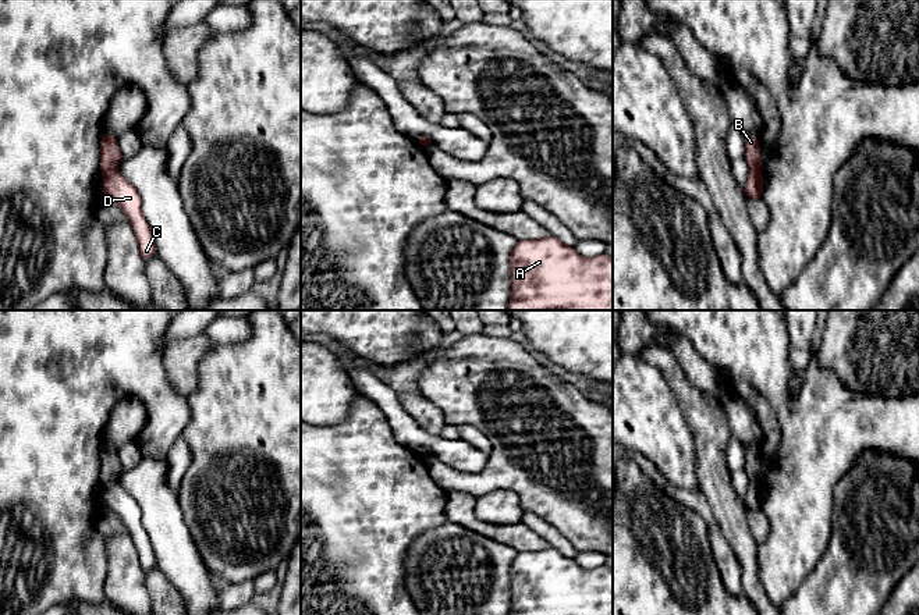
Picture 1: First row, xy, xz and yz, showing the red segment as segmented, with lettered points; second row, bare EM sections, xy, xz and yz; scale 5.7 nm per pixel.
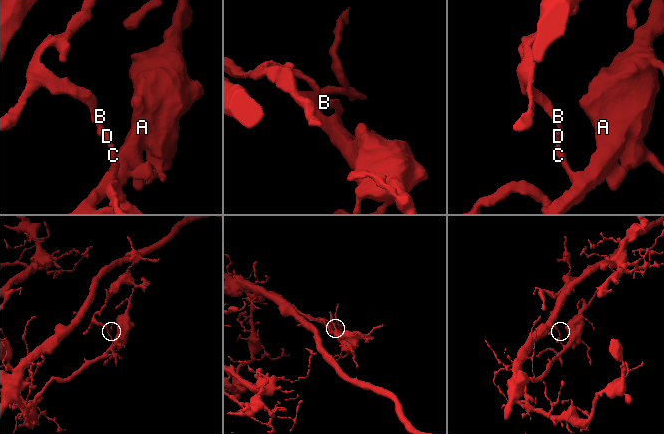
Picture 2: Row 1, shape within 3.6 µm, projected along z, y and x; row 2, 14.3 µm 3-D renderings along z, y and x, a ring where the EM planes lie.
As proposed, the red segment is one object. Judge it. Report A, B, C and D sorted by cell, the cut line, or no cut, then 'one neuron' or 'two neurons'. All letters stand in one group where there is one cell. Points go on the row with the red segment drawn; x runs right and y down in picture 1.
A B C D; no cut; one neuron

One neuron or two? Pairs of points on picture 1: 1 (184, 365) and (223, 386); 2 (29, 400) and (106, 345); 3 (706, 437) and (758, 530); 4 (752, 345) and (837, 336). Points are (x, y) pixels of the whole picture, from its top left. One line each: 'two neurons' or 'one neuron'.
1: two neurons
2: one neuron
3: two neurons
4: two neurons

